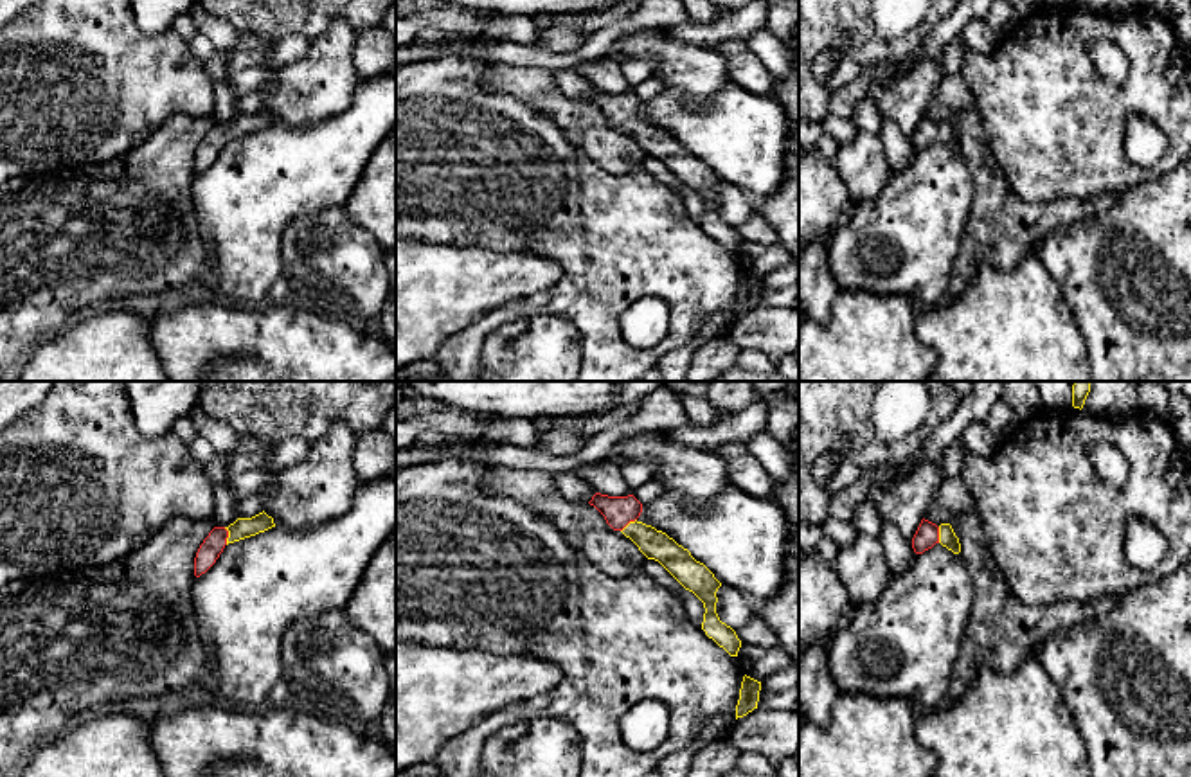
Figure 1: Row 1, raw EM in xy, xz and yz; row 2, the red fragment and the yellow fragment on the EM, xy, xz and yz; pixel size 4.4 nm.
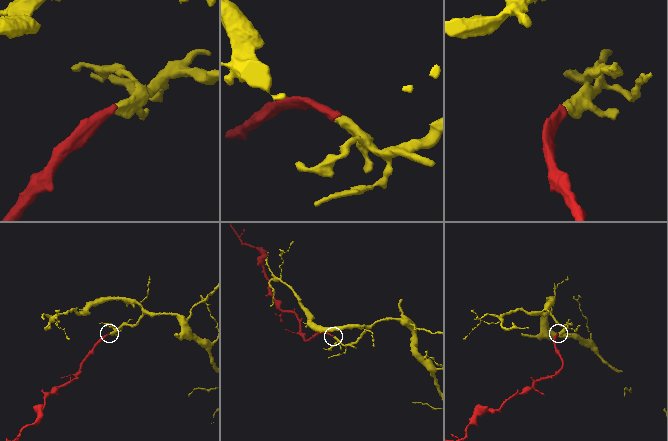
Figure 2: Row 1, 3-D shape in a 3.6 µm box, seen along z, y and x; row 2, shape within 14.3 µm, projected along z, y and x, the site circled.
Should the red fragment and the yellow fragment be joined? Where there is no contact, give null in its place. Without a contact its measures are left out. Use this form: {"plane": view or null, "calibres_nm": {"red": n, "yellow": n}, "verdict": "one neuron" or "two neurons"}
{"plane": "xy", "calibres_nm": {"red": 100, "yellow": 100}, "verdict": "one neuron"}

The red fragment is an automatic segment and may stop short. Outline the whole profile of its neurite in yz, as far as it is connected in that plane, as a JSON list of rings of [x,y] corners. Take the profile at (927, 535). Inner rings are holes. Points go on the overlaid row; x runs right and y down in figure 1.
[[[923,518],[912,538],[914,552],[923,554],[925,550],[932,549],[936,543],[941,543],[954,554],[961,552],[959,538],[955,536],[950,523],[941,523],[937,527],[936,523]]]

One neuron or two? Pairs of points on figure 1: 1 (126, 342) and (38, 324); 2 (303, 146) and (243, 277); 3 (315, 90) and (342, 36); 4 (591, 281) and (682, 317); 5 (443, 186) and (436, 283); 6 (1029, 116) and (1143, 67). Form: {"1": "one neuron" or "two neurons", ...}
{"1": "two neurons", "2": "one neuron", "3": "one neuron", "4": "one neuron", "5": "two neurons", "6": "one neuron"}

